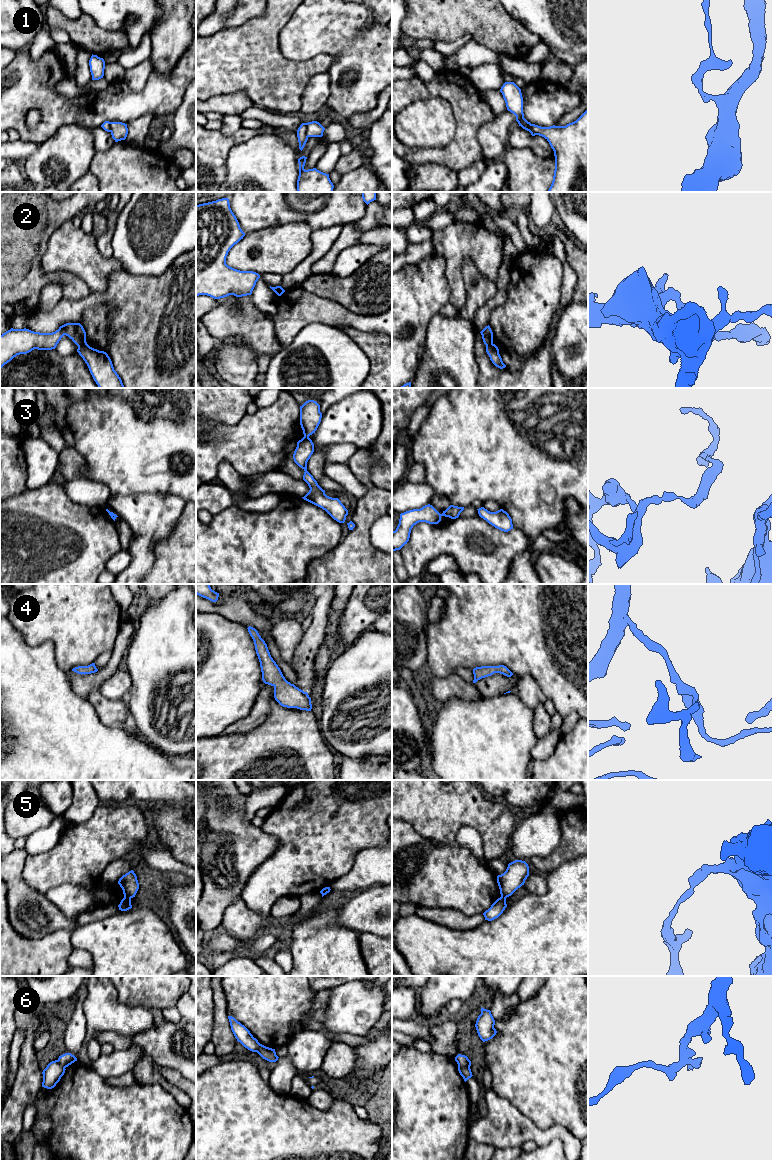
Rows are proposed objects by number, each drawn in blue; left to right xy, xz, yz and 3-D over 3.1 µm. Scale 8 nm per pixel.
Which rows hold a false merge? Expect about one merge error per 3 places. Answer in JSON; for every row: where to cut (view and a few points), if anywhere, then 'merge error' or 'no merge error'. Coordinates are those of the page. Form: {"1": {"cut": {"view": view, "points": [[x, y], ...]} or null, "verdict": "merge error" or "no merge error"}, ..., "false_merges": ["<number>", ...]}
{"1": {"cut": {"view": "xz", "points": [[306, 123], [306, 134], [308, 136]]}, "verdict": "merge error"}, "2": {"cut": {"view": "xy", "points": [[86, 343], [78, 347]]}, "verdict": "merge error"}, "3": {"cut": {"view": "xz", "points": [[304, 435], [308, 437]]}, "verdict": "merge error"}, "4": {"cut": null, "verdict": "no merge error"}, "5": {"cut": {"view": "xy", "points": [[124, 896], [130, 898]]}, "verdict": "merge error"}, "6": {"cut": {"view": "yz", "points": [[458, 1064], [469, 1067]]}, "verdict": "merge error"}, "false_merges": ["1", "2", "3", "5", "6"]}

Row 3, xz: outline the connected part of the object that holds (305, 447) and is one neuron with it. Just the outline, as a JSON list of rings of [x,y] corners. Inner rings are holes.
[[[304,436],[297,442],[297,447],[293,454],[294,462],[305,471],[303,480],[310,488],[309,492],[302,498],[325,510],[337,522],[344,523],[348,515],[348,510],[338,498],[327,496],[325,490],[318,485],[317,481],[307,471],[307,462],[313,452],[314,444],[312,440]]]

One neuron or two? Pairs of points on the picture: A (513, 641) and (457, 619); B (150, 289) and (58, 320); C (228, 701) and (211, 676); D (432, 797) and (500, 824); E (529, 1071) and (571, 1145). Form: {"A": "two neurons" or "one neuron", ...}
{"A": "one neuron", "B": "one neuron", "C": "one neuron", "D": "one neuron", "E": "two neurons"}

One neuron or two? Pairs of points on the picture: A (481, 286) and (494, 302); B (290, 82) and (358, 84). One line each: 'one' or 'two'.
A: two
B: two

